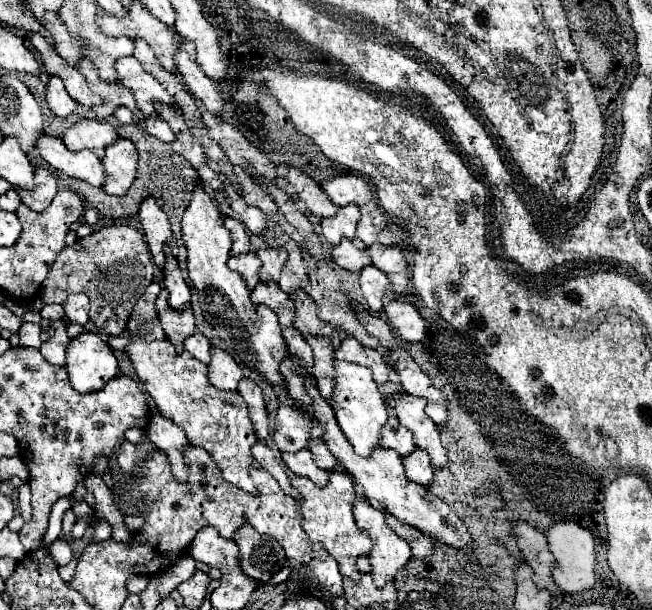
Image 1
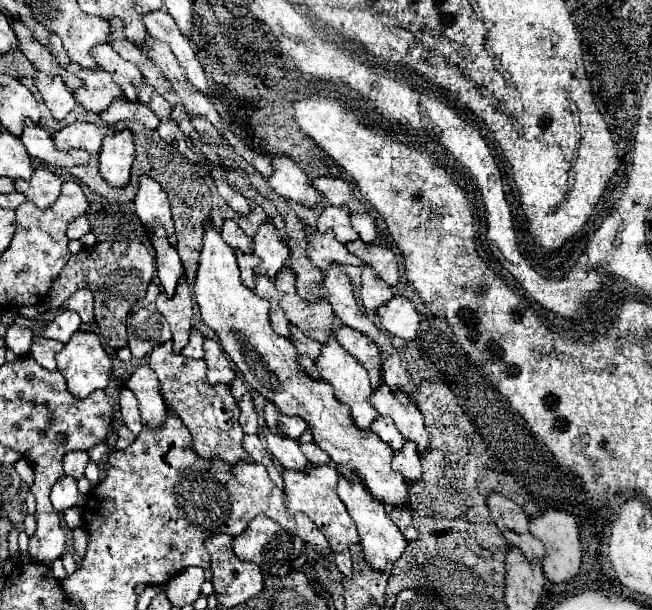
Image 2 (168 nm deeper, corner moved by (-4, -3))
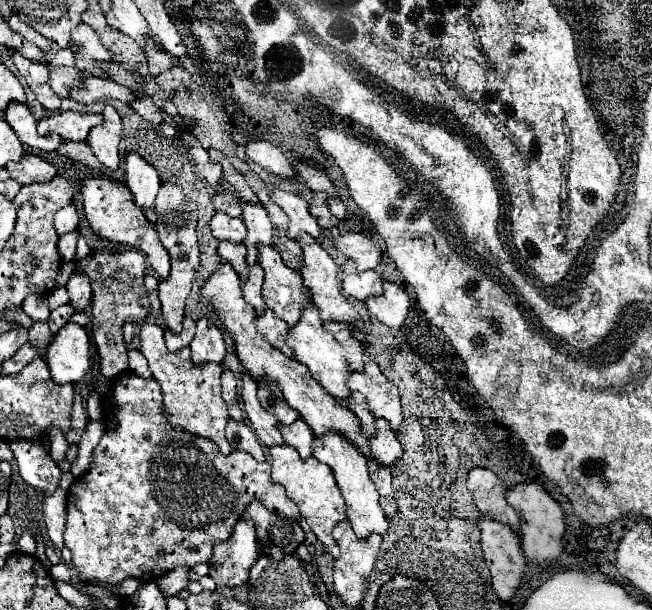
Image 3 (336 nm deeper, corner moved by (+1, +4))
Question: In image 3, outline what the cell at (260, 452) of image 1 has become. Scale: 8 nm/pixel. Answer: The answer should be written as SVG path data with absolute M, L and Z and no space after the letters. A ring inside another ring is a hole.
M229 420L227 426L225 426L225 436L229 440L229 444L233 448L239 448L239 450L245 450L249 452L255 460L263 462L265 460L265 454L263 454L263 448L255 436L255 432L245 424L245 422L235 422L235 420Z

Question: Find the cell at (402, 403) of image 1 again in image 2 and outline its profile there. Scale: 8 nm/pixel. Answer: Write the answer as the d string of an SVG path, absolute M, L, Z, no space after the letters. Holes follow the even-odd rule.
M382 385L372 393L370 403L380 415L390 417L408 441L416 443L420 455L424 455L430 449L430 433L426 431L422 413L408 395Z

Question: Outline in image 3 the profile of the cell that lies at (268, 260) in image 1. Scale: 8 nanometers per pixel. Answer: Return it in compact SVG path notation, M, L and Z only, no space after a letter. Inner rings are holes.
M241 202L241 208L243 208L241 220L245 222L245 228L247 228L247 238L243 240L243 244L247 246L247 262L255 264L257 262L257 246L273 244L273 228L271 228L269 216L261 204Z

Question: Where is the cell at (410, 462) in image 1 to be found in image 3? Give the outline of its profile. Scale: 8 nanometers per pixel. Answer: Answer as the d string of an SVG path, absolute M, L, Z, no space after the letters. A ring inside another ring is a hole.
M375 420L375 422L377 422L377 432L373 438L369 438L369 446L373 448L373 458L377 464L391 466L403 454L403 448L391 426L385 424L385 420Z

